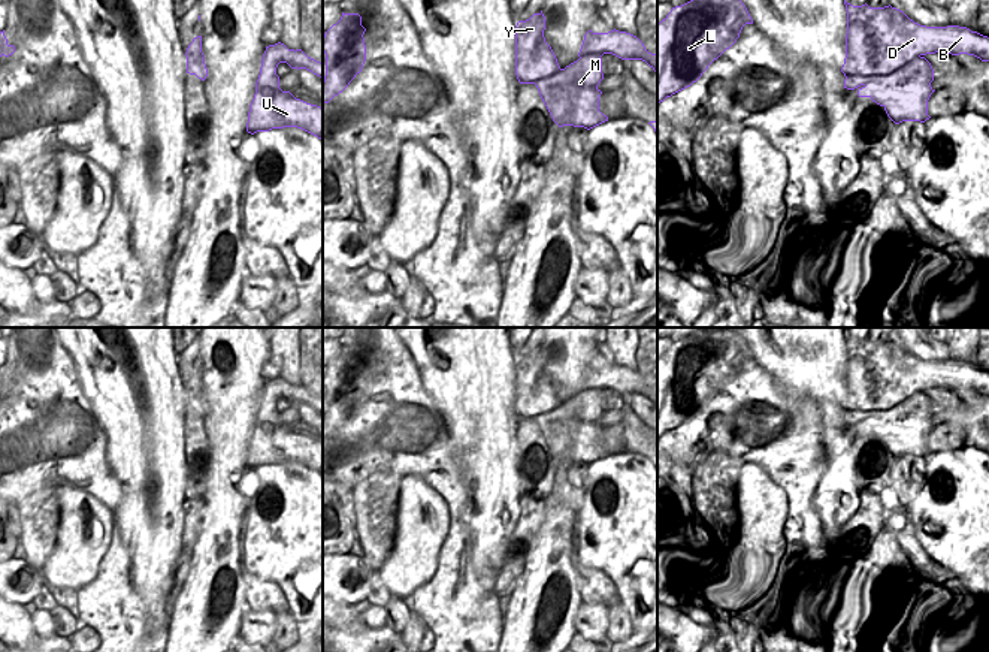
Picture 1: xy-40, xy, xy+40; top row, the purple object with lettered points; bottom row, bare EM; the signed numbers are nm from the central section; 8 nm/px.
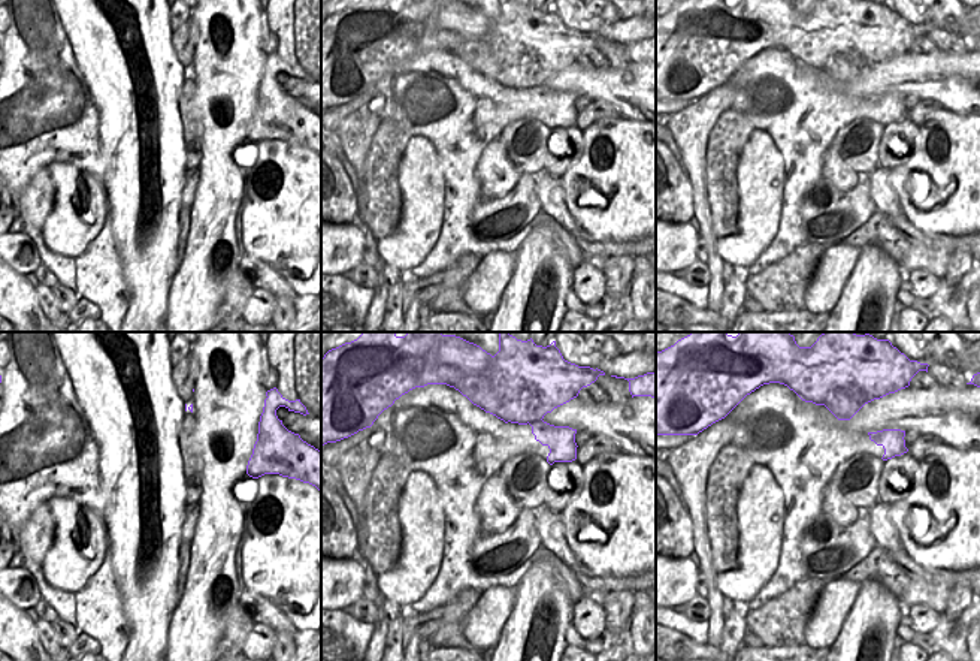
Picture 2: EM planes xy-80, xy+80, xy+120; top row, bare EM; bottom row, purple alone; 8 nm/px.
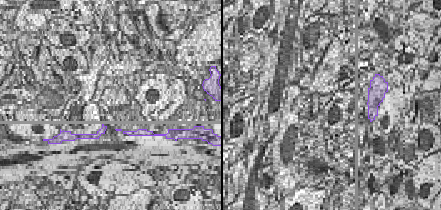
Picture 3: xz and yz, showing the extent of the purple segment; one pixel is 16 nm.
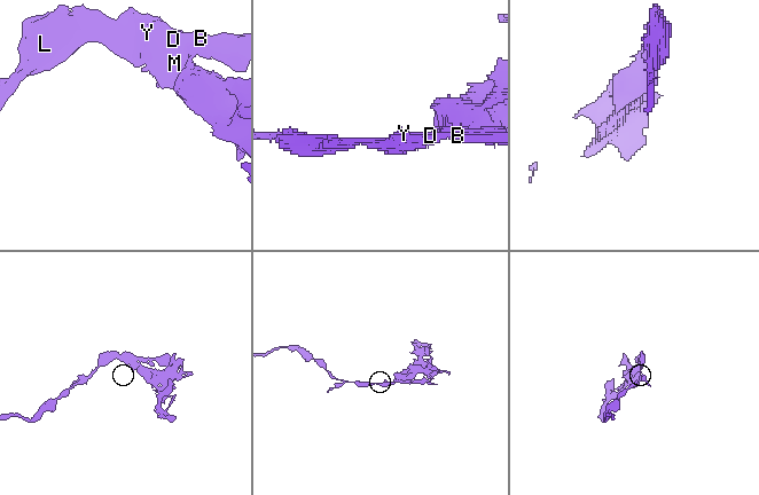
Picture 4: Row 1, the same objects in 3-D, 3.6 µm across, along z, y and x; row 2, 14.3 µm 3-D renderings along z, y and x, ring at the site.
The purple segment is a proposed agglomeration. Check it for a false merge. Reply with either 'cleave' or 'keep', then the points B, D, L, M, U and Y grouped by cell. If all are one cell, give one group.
cleave | B D L Y / M U

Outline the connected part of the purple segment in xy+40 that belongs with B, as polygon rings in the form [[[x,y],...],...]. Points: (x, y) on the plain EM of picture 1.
[[[844,329],[844,339],[846,339],[846,345],[847,345],[846,393],[844,393],[844,399],[841,402],[841,407],[844,408],[844,411],[849,411],[852,407],[859,407],[862,402],[862,398],[869,393],[875,393],[877,399],[880,402],[881,411],[887,411],[887,410],[892,410],[893,407],[899,405],[901,402],[904,402],[905,399],[908,399],[914,393],[917,393],[920,390],[926,390],[926,389],[935,389],[938,386],[941,386],[944,389],[952,389],[952,390],[968,389],[968,390],[974,390],[974,392],[980,393],[982,396],[989,396],[989,372],[983,371],[977,366],[971,366],[967,362],[959,362],[959,360],[926,362],[926,360],[920,360],[920,359],[914,357],[913,354],[910,354],[902,345],[892,342],[890,339],[884,341],[884,342],[869,342],[866,338],[862,341],[853,341],[846,336],[846,329]]]

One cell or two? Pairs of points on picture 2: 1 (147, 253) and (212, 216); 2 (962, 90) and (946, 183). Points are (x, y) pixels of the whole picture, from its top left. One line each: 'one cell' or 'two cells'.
1: two cells
2: two cells

